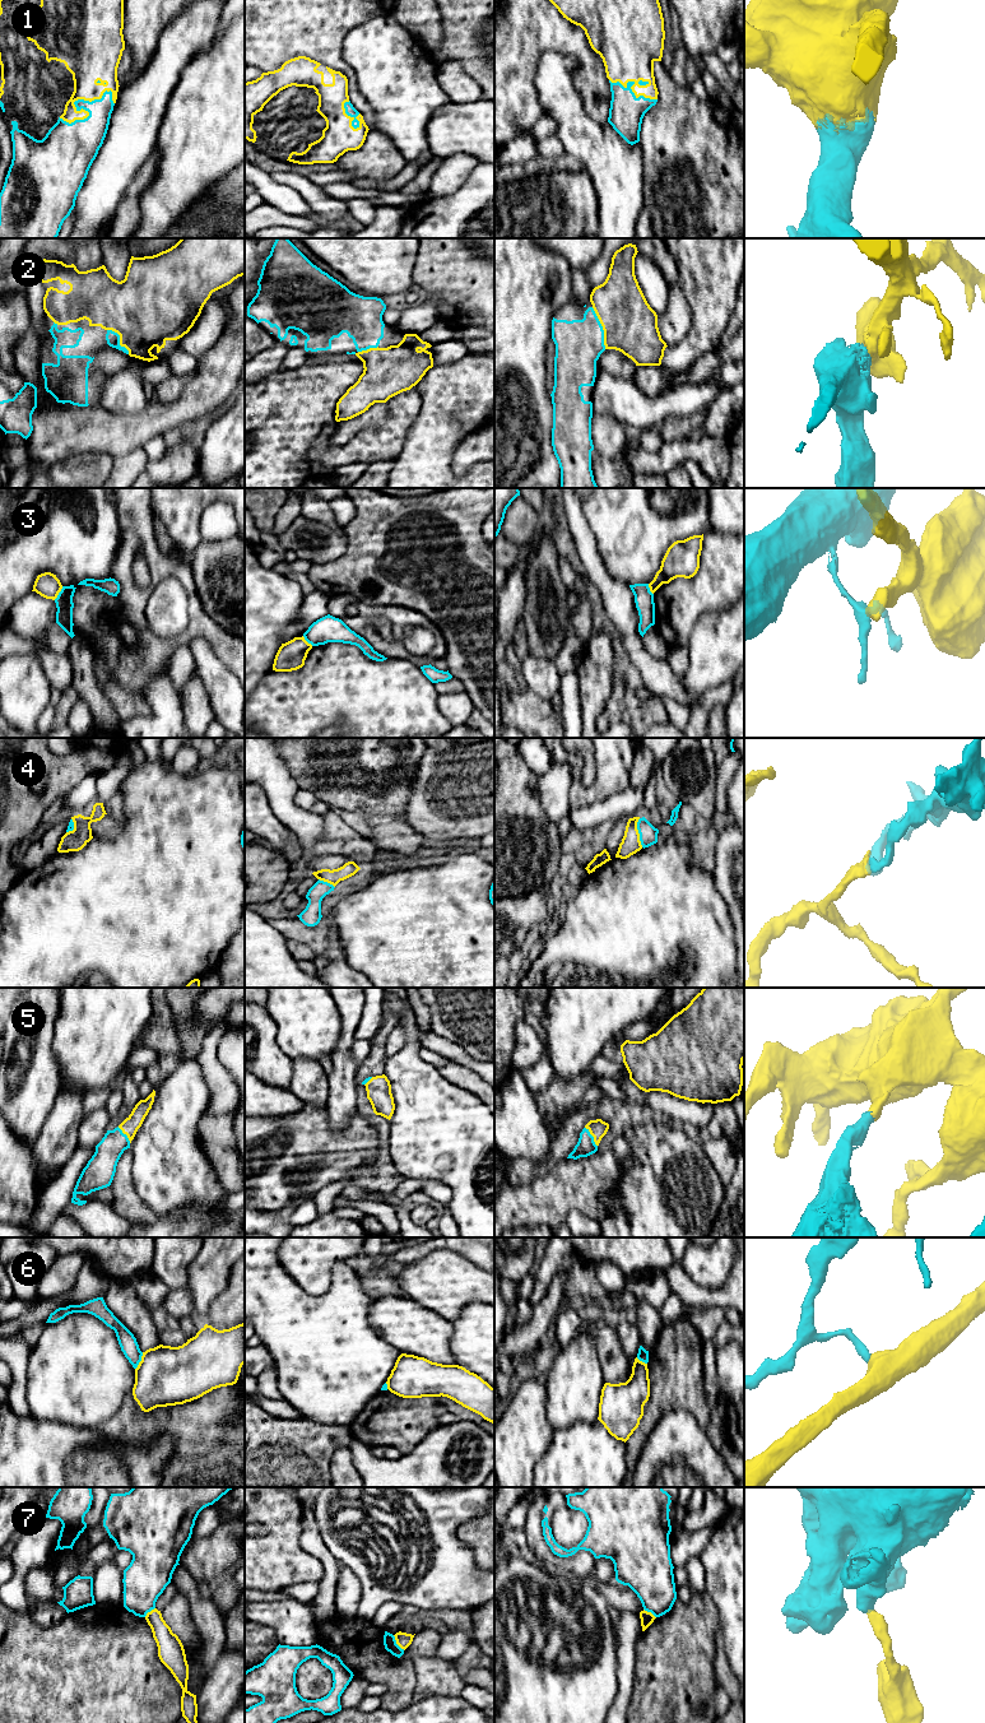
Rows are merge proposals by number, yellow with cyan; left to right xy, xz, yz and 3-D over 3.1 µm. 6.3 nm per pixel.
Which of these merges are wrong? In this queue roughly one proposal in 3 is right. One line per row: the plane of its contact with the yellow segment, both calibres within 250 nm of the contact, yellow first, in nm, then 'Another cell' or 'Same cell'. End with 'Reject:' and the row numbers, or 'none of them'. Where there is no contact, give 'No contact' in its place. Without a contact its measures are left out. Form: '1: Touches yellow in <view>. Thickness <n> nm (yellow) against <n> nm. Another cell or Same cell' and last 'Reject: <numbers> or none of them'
1: Touches yellow in xy. Thickness 190 nm (yellow) against 300 nm. Same cell
2: Touches yellow in yz. Thickness 340 nm (yellow) against 300 nm. Same cell
3: Touches yellow in xy. Thickness 160 nm (yellow) against 110 nm. Another cell
4: Touches yellow in yz. Thickness 120 nm (yellow) against 110 nm. Another cell
5: Touches yellow in yz. Thickness 120 nm (yellow) against 120 nm. Same cell
6: Touches yellow in xy. Thickness 380 nm (yellow) against 110 nm. Another cell
7: Touches yellow in xz. Thickness 90 nm (yellow) against 80 nm. Another cell
Reject: 3, 4, 6, 7

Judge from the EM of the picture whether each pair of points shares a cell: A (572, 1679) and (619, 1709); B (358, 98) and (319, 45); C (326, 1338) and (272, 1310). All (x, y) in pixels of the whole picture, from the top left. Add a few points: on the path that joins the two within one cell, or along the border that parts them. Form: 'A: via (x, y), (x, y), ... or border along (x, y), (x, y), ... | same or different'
A: border along (617, 1675), (617, 1695), (608, 1709) | different
B: via (352, 84), (351, 75), (333, 57) | same
C: via (312, 1338), (296, 1328), (286, 1318) | same

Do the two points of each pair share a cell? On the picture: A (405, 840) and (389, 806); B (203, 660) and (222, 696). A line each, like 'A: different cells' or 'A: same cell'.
A: same cell
B: same cell

